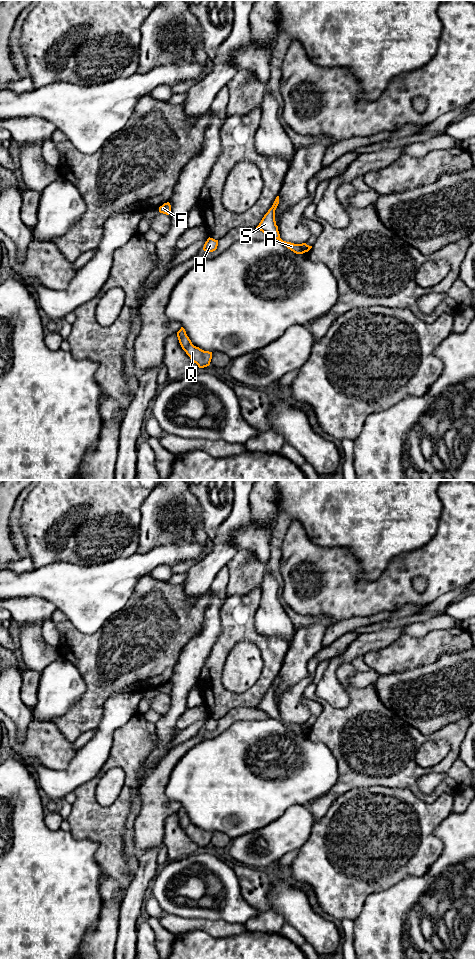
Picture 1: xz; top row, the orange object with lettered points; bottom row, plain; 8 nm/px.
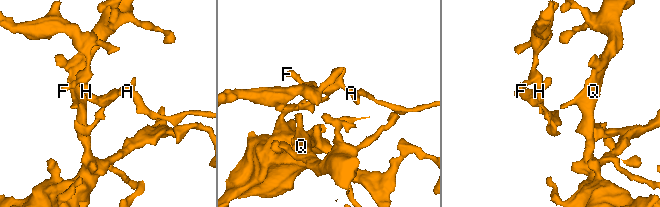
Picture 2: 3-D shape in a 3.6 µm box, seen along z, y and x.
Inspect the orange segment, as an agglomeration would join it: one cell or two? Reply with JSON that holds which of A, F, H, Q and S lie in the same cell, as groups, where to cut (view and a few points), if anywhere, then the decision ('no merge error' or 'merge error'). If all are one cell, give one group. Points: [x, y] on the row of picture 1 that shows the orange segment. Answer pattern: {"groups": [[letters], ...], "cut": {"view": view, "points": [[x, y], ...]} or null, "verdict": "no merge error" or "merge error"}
{"groups": [["A", "F", "H", "S"], ["Q"]], "cut": {"view": "xz", "points": [[300, 244], [305, 251]]}, "verdict": "merge error"}

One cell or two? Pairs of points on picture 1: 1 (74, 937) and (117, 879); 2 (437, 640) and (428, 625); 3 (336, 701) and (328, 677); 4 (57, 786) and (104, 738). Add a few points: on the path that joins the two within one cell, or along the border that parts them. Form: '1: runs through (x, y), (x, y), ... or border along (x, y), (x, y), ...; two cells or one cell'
1: border along (101, 876), (100, 896), (102, 900); two cells
2: border along (454, 627), (430, 630), (422, 636), (408, 635); two cells
3: runs through (336, 695), (329, 688), (329, 683); one cell
4: runs through (70, 777), (96, 751); one cell

